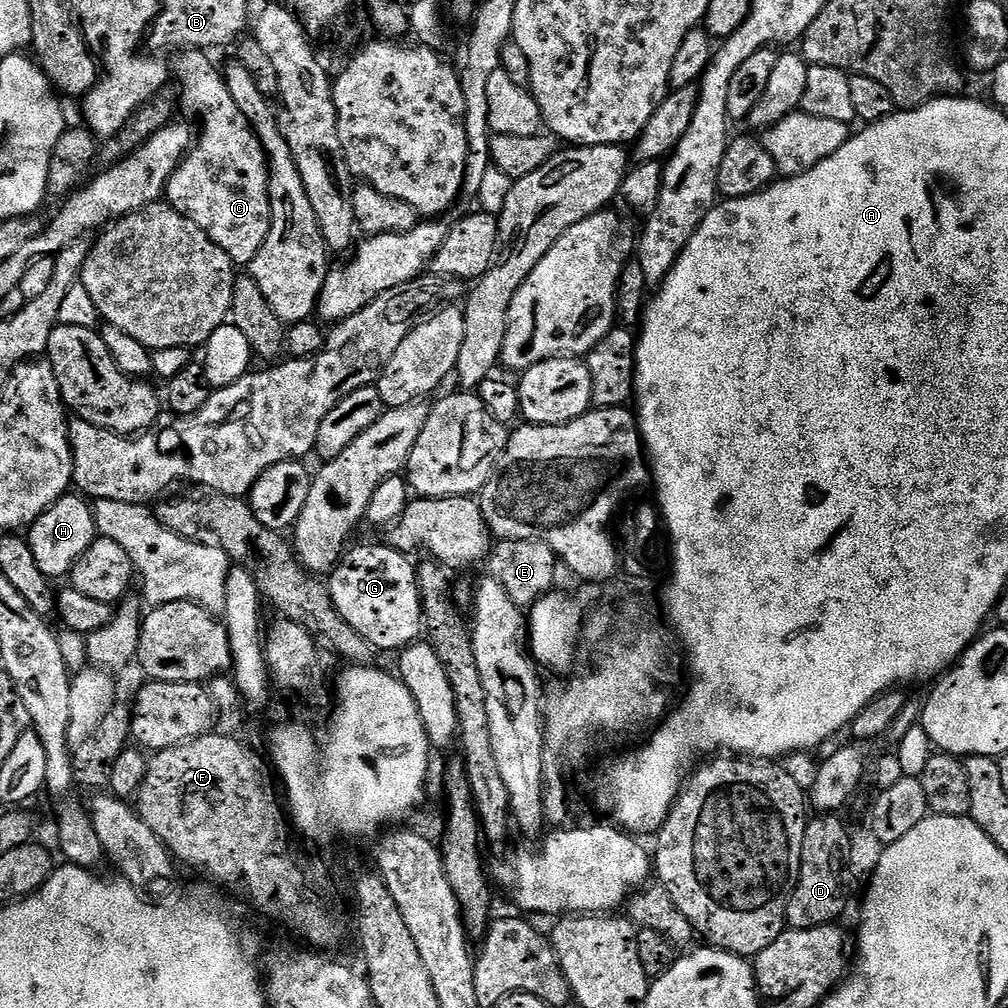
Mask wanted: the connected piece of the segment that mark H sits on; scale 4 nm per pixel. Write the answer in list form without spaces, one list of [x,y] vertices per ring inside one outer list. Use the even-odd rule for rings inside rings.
[[[65,494],[42,513],[31,528],[27,529],[26,539],[30,550],[34,550],[34,559],[38,562],[42,574],[50,578],[67,577],[74,562],[86,554],[86,550],[97,539],[96,513],[93,505],[83,495]]]

